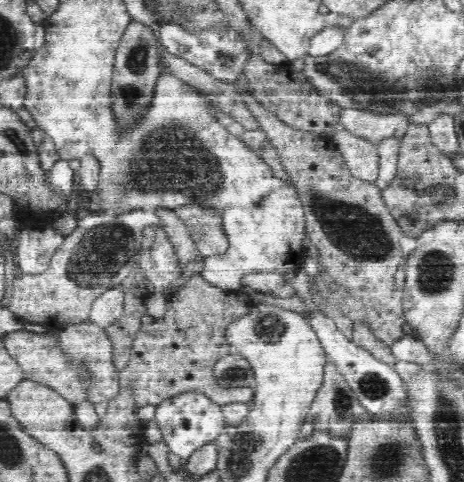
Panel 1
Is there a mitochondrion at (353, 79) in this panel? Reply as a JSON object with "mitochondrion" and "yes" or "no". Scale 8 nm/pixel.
{"mitochondrion":"yes"}

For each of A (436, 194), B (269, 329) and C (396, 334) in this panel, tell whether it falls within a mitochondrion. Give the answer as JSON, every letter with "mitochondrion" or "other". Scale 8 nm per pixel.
{"A":"mitochondrion","B":"mitochondrion","C":"other"}

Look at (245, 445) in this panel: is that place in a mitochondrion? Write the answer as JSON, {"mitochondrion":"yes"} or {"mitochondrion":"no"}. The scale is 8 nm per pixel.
{"mitochondrion":"yes"}

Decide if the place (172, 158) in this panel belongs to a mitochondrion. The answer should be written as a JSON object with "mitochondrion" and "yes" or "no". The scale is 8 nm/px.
{"mitochondrion":"yes"}

